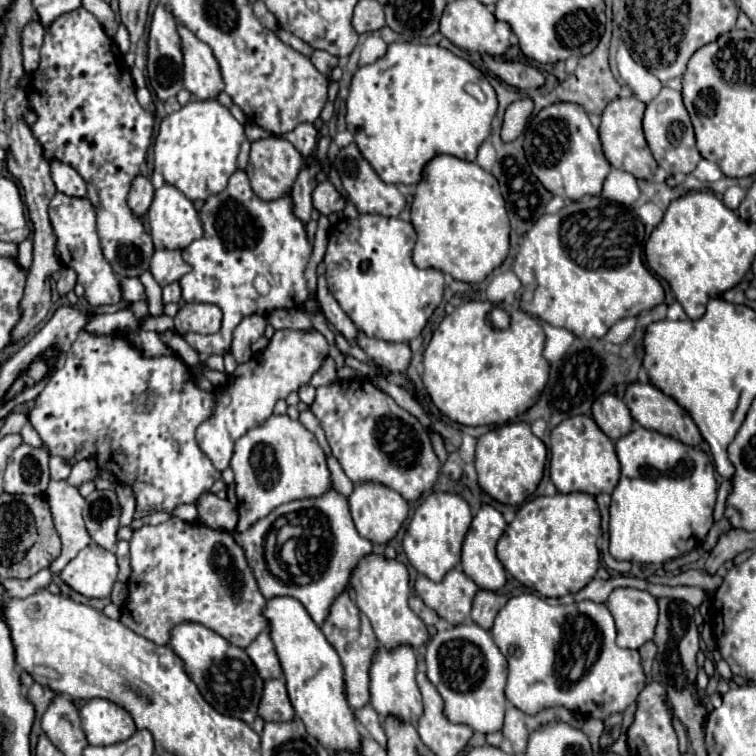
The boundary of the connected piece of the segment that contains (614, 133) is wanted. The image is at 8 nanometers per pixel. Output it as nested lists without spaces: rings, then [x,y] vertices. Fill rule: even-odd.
[[[634,96],[612,100],[602,114],[600,140],[602,140],[602,148],[604,148],[606,158],[614,168],[626,170],[632,176],[642,178],[642,180],[652,180],[654,172],[656,172],[656,160],[652,158],[652,152],[650,152],[646,138],[644,138],[644,132],[642,132],[644,108],[646,108],[646,104],[642,104]]]

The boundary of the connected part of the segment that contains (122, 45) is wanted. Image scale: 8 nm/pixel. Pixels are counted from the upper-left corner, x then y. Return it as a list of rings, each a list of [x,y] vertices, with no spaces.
[[[122,24],[118,26],[118,32],[116,32],[116,36],[114,36],[114,42],[116,42],[116,46],[120,48],[122,54],[128,52],[128,48],[130,48],[130,34],[128,34],[128,30],[126,30]]]

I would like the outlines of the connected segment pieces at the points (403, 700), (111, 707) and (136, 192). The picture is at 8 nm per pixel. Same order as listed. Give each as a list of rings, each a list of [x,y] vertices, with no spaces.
[[[398,646],[394,650],[378,648],[370,668],[370,704],[378,716],[394,716],[404,724],[416,724],[422,714],[422,696],[416,686],[416,654],[410,646]]]
[[[92,698],[80,708],[82,728],[94,746],[108,746],[128,740],[136,732],[132,716],[110,700]]]
[[[138,176],[134,182],[132,182],[132,188],[130,188],[130,194],[128,194],[128,206],[132,210],[134,216],[144,216],[152,204],[152,196],[154,196],[154,186],[148,178],[144,176]]]

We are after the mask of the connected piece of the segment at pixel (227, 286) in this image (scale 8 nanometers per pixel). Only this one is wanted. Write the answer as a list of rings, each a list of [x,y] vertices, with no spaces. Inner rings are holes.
[[[242,170],[232,174],[232,178],[228,180],[228,186],[220,194],[214,194],[204,202],[200,218],[202,218],[202,226],[204,226],[204,236],[200,240],[194,240],[188,248],[182,250],[184,262],[188,262],[192,266],[192,270],[180,278],[182,300],[184,302],[208,302],[208,304],[220,302],[220,308],[224,310],[224,322],[222,322],[220,332],[210,335],[190,332],[184,334],[184,338],[200,354],[226,354],[230,350],[232,332],[240,324],[242,318],[246,318],[250,314],[268,316],[276,308],[292,308],[292,306],[300,308],[304,304],[304,300],[308,298],[304,268],[306,268],[306,262],[312,254],[312,246],[306,238],[304,224],[292,212],[292,198],[284,196],[274,202],[262,202],[252,192],[248,176]],[[276,272],[292,272],[292,298],[286,292],[288,286],[282,286],[282,282],[278,282],[278,278],[274,278]],[[256,276],[264,276],[268,280],[268,284],[270,284],[268,294],[262,296],[256,292],[256,288],[252,286],[252,280]]]

